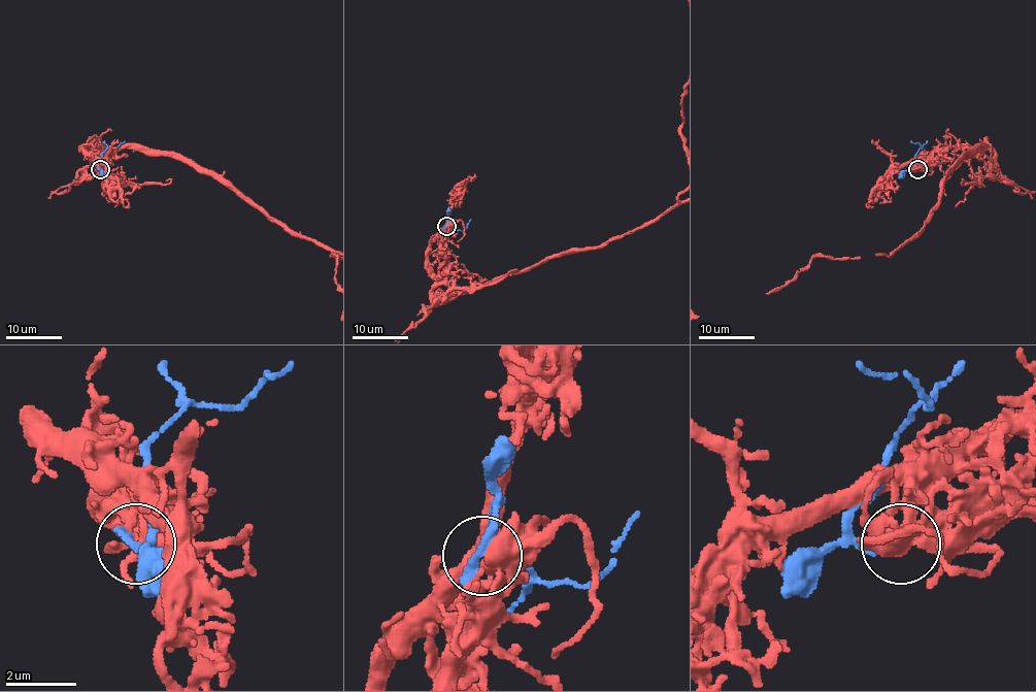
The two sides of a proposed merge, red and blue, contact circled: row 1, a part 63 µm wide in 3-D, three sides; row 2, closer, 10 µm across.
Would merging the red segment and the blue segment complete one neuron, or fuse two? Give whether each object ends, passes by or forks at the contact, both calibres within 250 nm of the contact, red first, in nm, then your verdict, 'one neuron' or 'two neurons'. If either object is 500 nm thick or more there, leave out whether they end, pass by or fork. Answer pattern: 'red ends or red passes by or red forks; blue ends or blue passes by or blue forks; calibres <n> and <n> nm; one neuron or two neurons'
calibres 500 and 320 nm; two neurons

